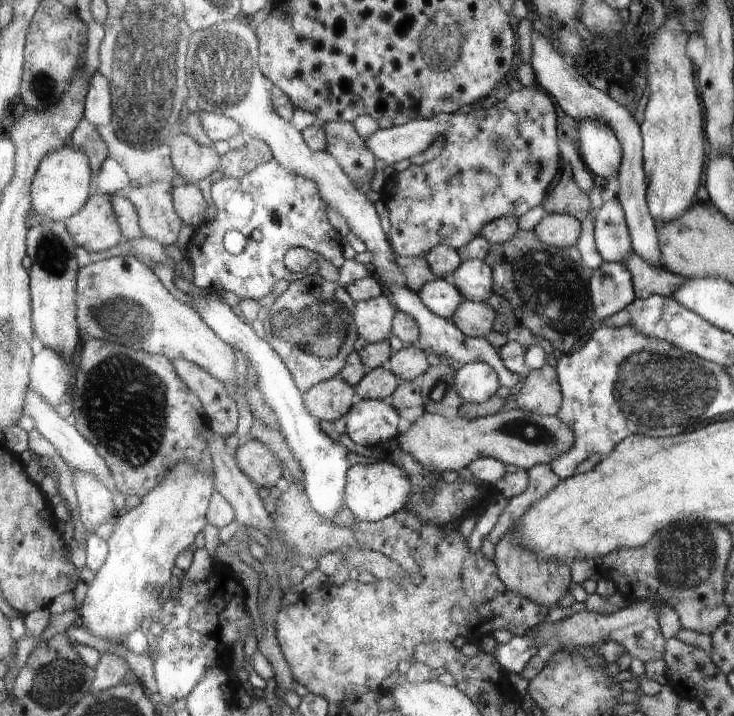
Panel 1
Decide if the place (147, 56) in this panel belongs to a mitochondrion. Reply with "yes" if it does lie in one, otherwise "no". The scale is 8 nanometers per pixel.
yes

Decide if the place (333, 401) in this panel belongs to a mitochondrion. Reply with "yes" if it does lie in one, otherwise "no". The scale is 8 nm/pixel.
no

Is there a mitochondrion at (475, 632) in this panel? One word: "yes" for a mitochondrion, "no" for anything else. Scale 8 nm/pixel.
no

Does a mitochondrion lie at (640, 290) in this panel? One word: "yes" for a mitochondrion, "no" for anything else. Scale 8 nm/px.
no

